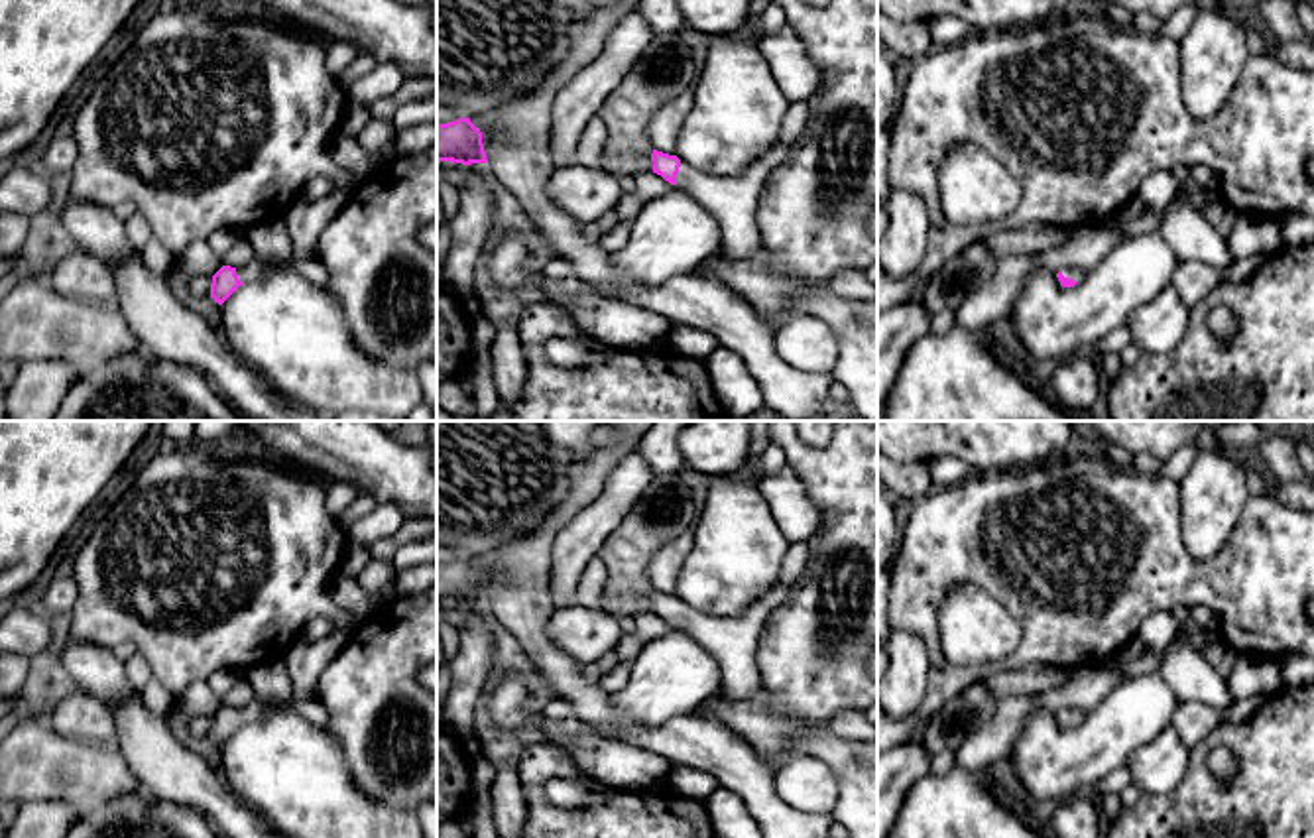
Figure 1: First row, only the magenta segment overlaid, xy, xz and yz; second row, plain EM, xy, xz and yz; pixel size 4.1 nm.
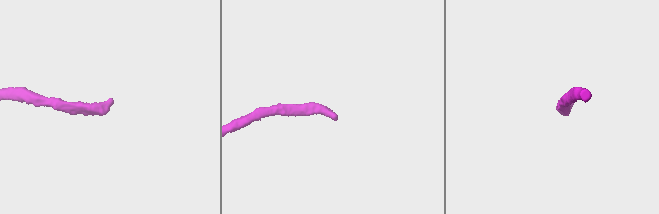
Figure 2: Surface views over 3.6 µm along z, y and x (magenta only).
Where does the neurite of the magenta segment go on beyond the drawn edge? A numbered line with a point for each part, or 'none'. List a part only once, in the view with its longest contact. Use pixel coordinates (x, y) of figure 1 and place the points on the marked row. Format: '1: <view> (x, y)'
1: xz (732, 201)

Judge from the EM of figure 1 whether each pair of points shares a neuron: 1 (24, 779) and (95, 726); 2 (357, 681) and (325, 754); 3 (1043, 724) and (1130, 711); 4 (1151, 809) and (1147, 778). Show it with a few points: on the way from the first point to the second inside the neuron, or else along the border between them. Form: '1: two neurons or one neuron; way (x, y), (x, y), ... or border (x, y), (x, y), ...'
1: two neurons; border (46, 720), (67, 736), (115, 742)
2: two neurons; border (323, 728), (339, 742), (351, 778)
3: one neuron; way (1065, 736), (1104, 736), (1108, 732)
4: two neurons; border (1187, 768), (1181, 781), (1167, 793), (1143, 795)

